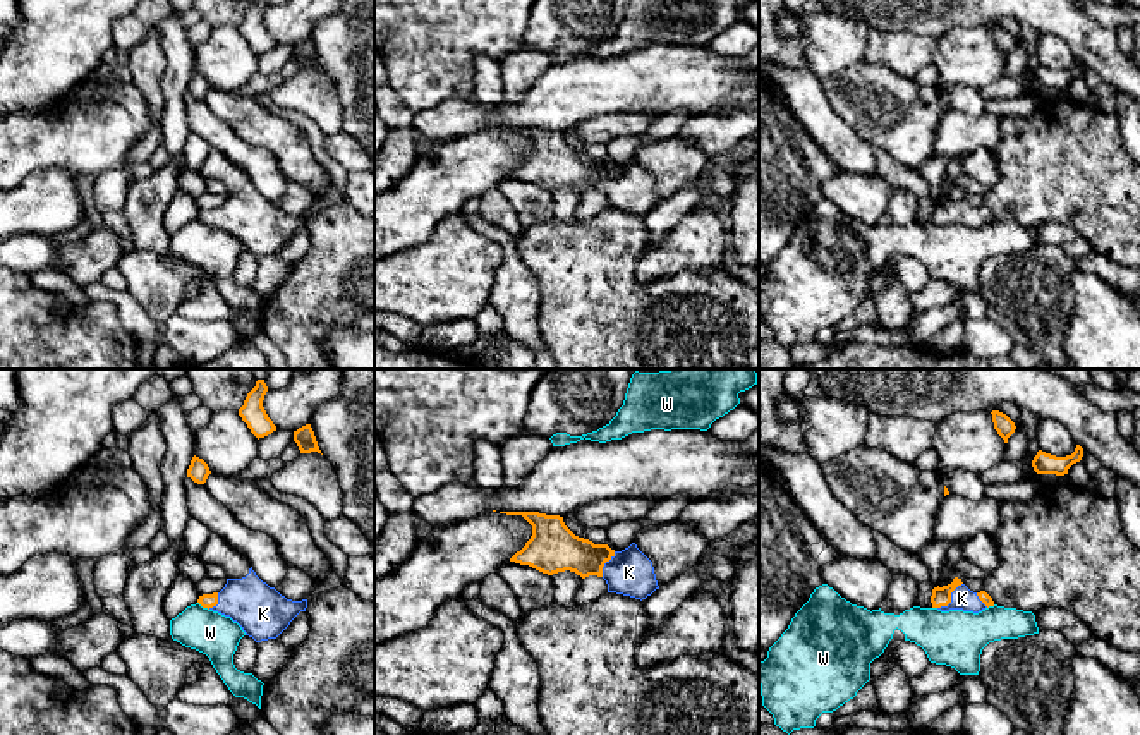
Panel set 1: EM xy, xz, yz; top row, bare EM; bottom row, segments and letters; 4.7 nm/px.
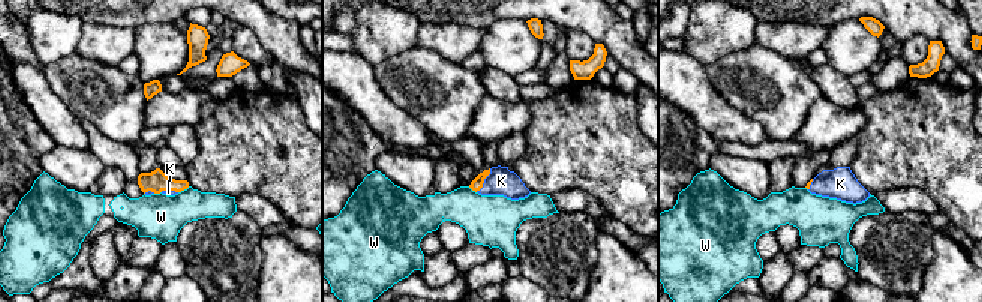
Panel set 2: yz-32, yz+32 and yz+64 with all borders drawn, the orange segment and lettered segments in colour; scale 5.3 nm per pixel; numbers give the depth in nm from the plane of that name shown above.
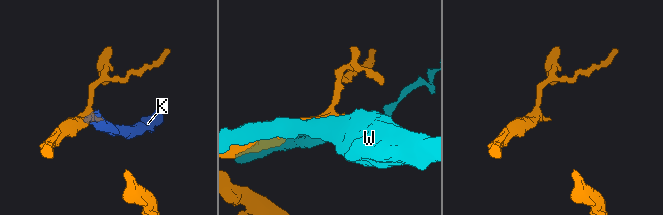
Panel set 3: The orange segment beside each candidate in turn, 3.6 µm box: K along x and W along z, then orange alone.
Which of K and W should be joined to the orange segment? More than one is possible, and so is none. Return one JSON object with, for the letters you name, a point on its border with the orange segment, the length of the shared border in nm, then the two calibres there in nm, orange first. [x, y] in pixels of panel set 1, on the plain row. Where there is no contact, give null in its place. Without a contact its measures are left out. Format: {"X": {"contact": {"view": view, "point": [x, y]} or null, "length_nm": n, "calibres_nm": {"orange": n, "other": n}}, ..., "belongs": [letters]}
{"K": {"contact": {"view": "yz", "point": [950, 213]}, "length_nm": 170, "calibres_nm": {"orange": 100, "other": 110}}, "belongs": ["K"]}

